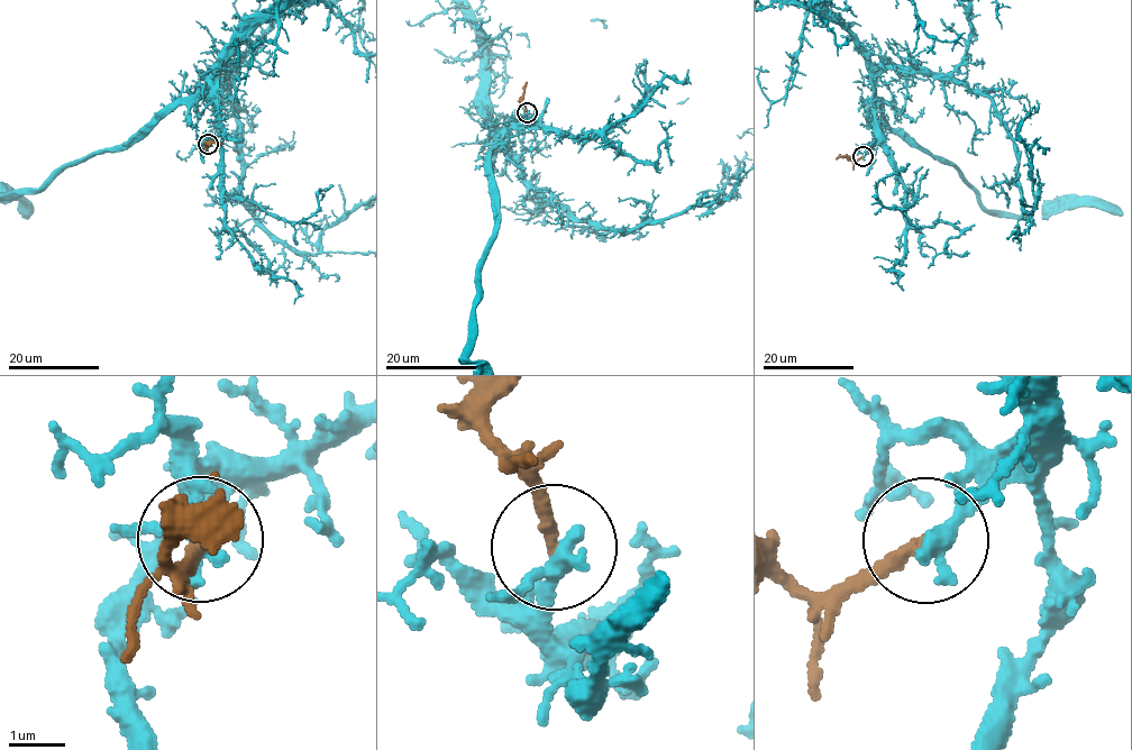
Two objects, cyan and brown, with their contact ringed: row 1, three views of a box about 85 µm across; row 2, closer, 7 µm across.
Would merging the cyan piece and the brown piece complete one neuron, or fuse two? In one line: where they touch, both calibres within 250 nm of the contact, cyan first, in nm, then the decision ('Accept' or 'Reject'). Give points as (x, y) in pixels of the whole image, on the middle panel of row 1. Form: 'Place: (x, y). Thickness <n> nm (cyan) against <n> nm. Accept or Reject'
Place: (527, 112). Thickness 280 nm (cyan) against 240 nm. Accept

